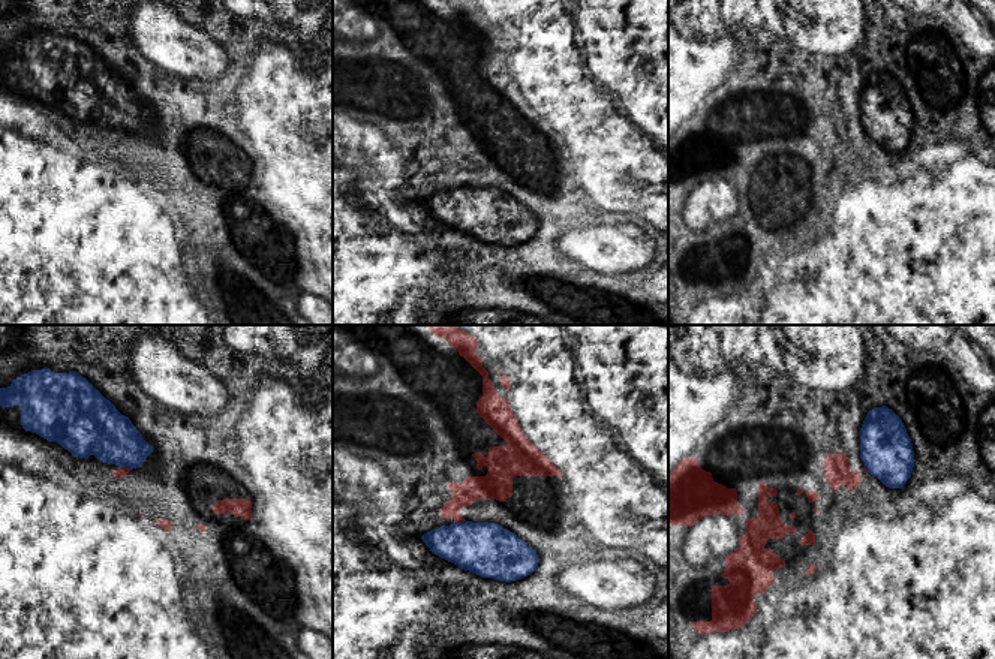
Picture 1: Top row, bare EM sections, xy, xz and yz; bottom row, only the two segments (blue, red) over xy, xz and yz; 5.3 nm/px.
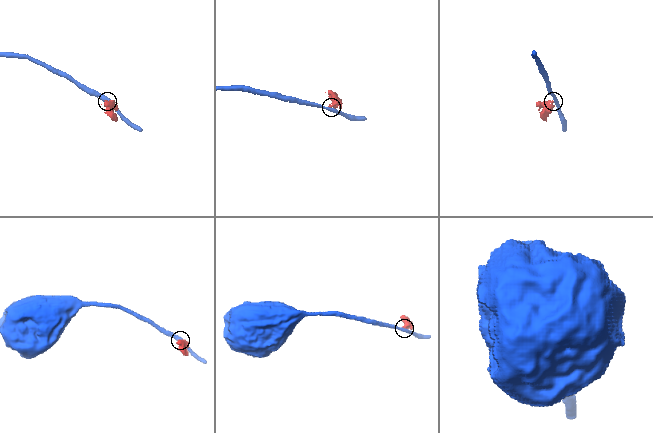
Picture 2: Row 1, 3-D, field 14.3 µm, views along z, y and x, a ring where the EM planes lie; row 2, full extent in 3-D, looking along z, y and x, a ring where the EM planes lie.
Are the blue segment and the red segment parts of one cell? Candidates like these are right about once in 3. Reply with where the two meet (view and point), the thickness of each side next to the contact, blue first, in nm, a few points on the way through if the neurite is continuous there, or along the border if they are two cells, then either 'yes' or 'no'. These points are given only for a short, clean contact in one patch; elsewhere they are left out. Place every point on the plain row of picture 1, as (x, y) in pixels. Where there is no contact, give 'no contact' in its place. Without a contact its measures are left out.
meets blue in xy at (125, 131); 300 nm thick on the blue side, 60 nm on the other; border along xy (119, 131), (131, 134); no

